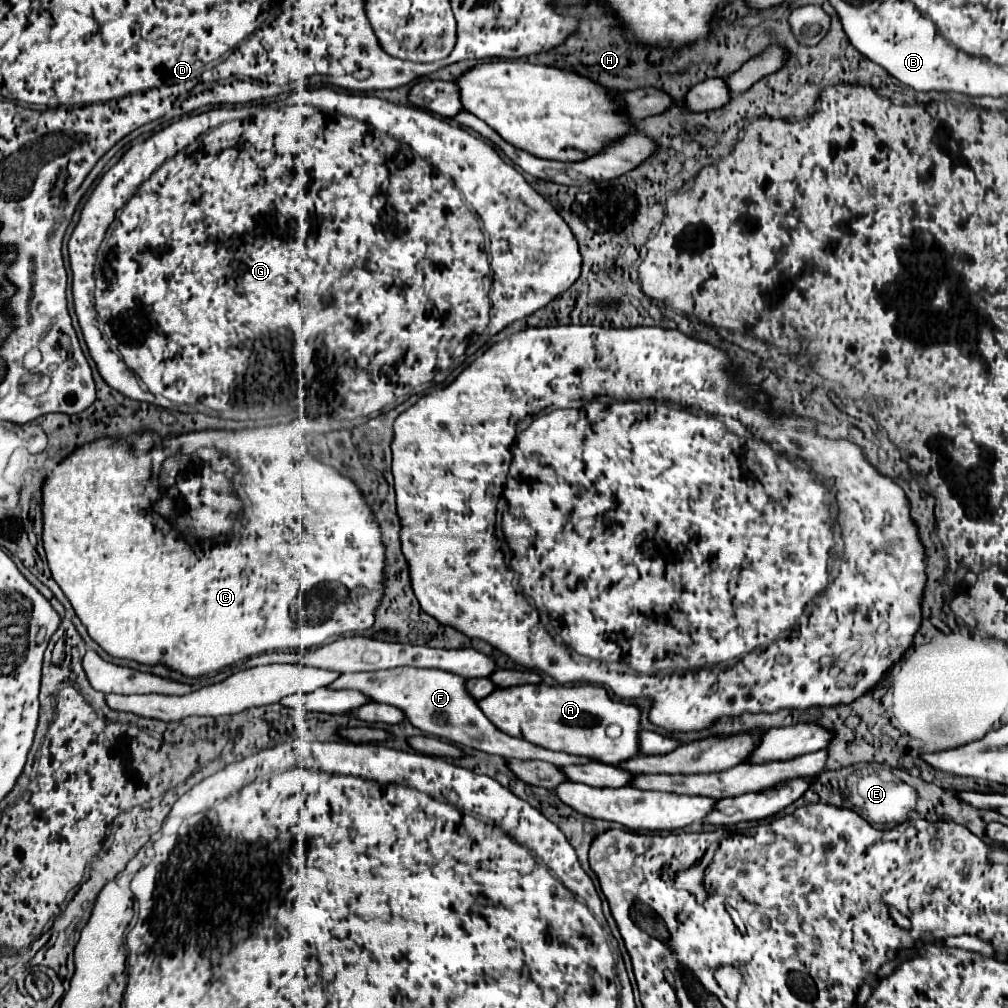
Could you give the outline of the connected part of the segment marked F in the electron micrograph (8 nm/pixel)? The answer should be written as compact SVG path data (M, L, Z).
M395 667L387 671L371 671L371 673L345 673L341 675L331 689L357 689L361 693L367 693L377 703L387 703L393 707L399 707L407 719L421 729L427 735L441 737L449 743L459 743L477 751L495 753L505 759L539 759L553 763L557 767L567 765L585 765L589 759L575 757L567 753L555 753L543 747L537 747L525 739L509 737L507 733L499 731L479 709L477 701L467 691L467 679L457 677L447 671L439 669L417 669L417 667Z

